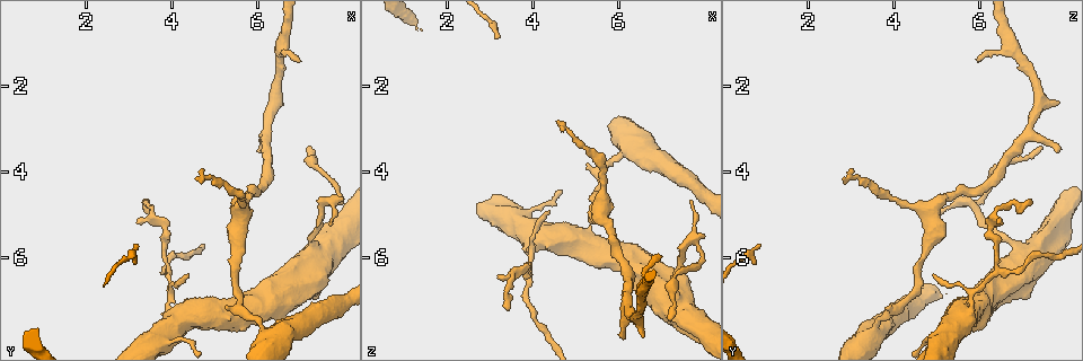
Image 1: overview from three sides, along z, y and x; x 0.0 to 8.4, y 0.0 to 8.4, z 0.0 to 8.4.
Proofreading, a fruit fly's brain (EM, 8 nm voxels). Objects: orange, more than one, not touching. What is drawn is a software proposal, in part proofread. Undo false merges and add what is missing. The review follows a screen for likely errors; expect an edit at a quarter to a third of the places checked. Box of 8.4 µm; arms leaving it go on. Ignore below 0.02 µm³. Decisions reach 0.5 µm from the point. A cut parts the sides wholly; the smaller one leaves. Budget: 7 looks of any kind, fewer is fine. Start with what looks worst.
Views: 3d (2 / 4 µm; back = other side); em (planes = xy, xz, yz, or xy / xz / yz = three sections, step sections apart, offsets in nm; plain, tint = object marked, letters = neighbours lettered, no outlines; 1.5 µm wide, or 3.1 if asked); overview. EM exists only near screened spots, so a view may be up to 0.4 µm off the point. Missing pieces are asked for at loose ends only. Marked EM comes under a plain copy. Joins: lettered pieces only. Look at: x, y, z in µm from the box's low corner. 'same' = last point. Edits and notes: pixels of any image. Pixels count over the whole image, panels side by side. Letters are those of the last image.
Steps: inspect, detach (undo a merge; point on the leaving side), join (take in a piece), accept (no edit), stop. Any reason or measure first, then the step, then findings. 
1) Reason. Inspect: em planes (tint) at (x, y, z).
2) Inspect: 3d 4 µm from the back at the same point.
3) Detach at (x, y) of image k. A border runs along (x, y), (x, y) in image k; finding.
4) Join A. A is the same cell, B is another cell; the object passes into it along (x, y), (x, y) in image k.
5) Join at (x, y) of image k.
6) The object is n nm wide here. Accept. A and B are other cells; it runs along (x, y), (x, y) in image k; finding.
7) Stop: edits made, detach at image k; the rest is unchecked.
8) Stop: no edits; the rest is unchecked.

Sharp bend. Inspect: 3d 4 µm at (4.00, 7.25, 5.75).

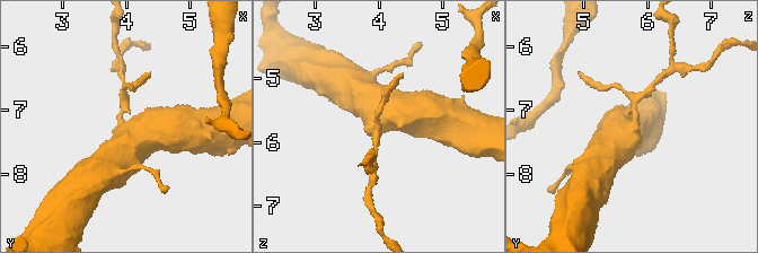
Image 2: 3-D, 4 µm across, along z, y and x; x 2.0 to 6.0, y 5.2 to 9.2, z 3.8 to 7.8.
Now the EM. Inspect: em 3.1 µm yz step 8 (tint) at (4.00, 7.30, 5.75).

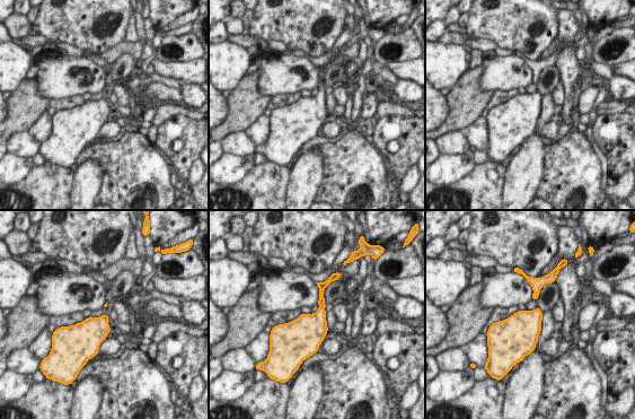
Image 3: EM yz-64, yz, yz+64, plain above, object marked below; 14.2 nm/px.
Inspect: em 3.1 µm yz step 8 (letters) at the same point.

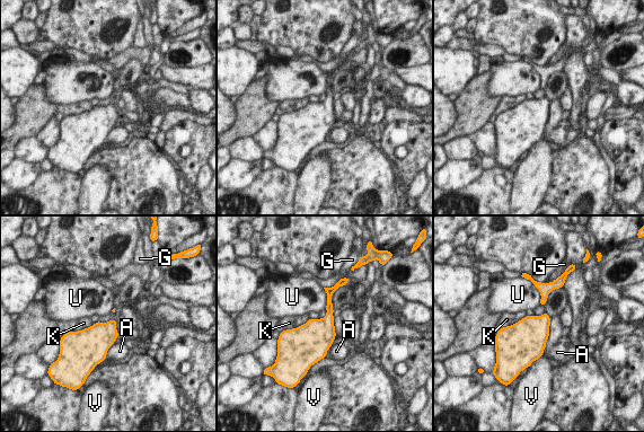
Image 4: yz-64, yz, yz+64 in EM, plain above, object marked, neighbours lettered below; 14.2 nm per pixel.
The longest contact is with V, 700 nm. Accept. A, G, K, U and V are other cells; a border runs along (550, 318), (544, 352), (532, 362) in image 4; all the same neuron.

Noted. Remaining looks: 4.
End of a long branch. Inspect: 3d 4 µm at (7.20, 3.50, 7.50).

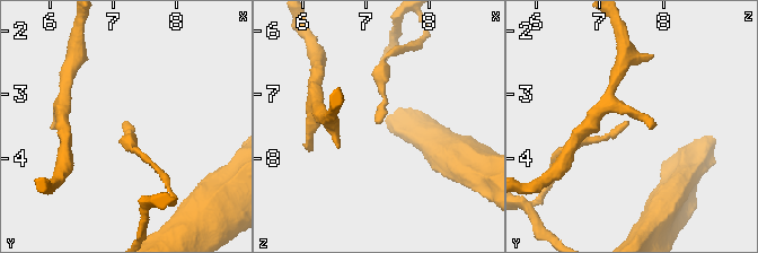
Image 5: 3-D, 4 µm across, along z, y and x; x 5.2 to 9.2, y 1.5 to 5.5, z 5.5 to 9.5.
Shape alone is not enough. Inspect: em planes (letters) at (7.20, 3.50, 7.45).

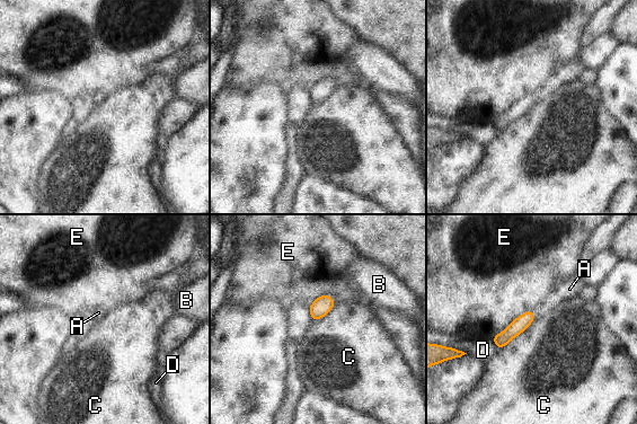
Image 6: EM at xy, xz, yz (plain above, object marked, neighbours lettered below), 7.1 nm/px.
Join A. A is the same cell, B, C, D and E are other cells; it goes on there.

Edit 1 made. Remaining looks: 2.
Stop: edits made, join at image 6; the rest is unchecked.

